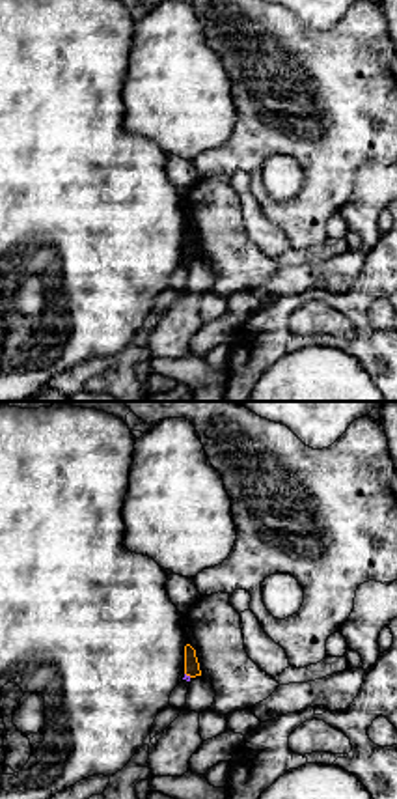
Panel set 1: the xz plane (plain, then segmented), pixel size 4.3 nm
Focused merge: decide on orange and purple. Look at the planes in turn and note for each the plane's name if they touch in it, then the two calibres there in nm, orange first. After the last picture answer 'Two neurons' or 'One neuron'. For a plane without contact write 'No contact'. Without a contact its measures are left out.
Touches orange in xz. Thickness 60 nm (orange) against 20 nm

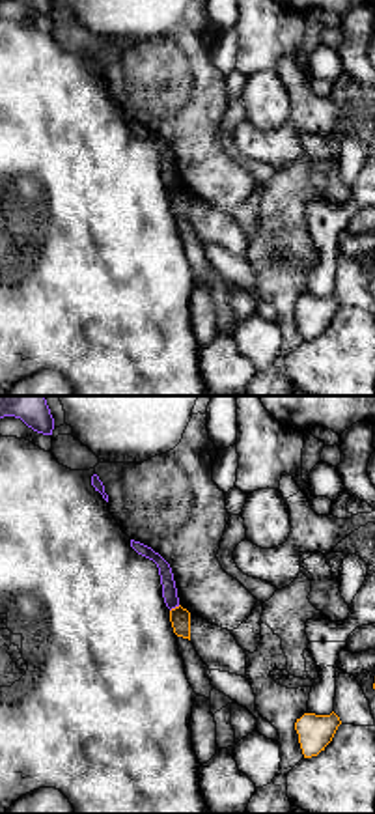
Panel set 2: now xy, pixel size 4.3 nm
Touches orange in xy. Thickness 90 nm (orange) against 60 nm

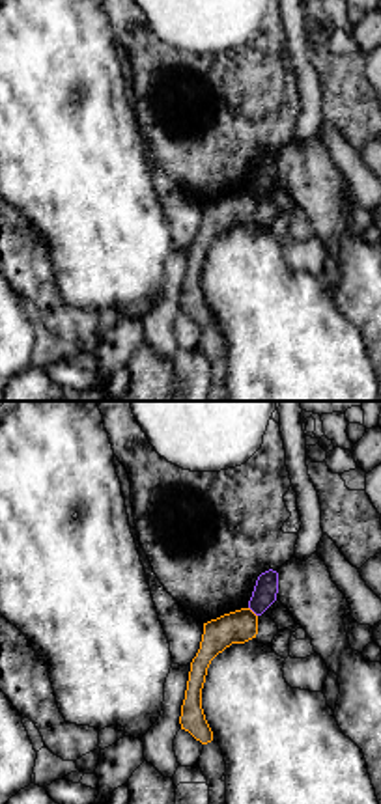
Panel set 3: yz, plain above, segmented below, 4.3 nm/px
Touches orange in yz. Thickness 140 nm (orange) against 100 nm

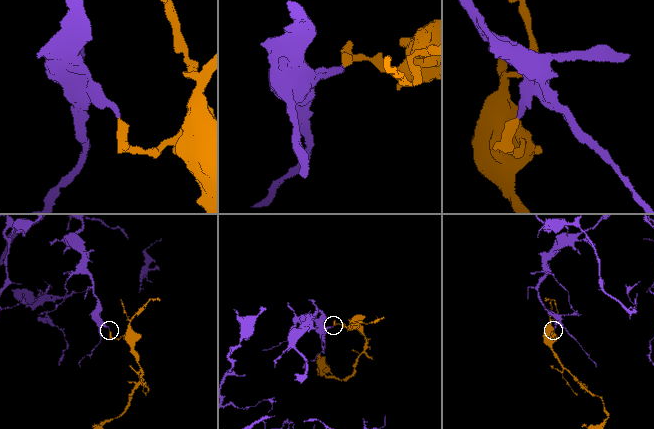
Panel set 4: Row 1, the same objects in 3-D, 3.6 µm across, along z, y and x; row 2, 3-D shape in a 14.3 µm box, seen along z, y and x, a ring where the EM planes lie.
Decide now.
Two neurons

